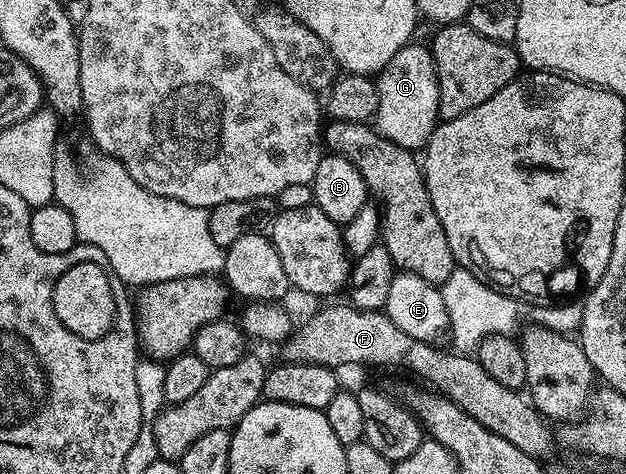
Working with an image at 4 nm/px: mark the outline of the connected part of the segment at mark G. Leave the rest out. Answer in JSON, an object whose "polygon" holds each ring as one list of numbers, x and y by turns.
{"polygon":[[409,44,394,52,390,64,381,68,374,78,378,92,374,129,386,140,413,152,427,147,440,118,440,97,432,51,427,45,416,45]]}

